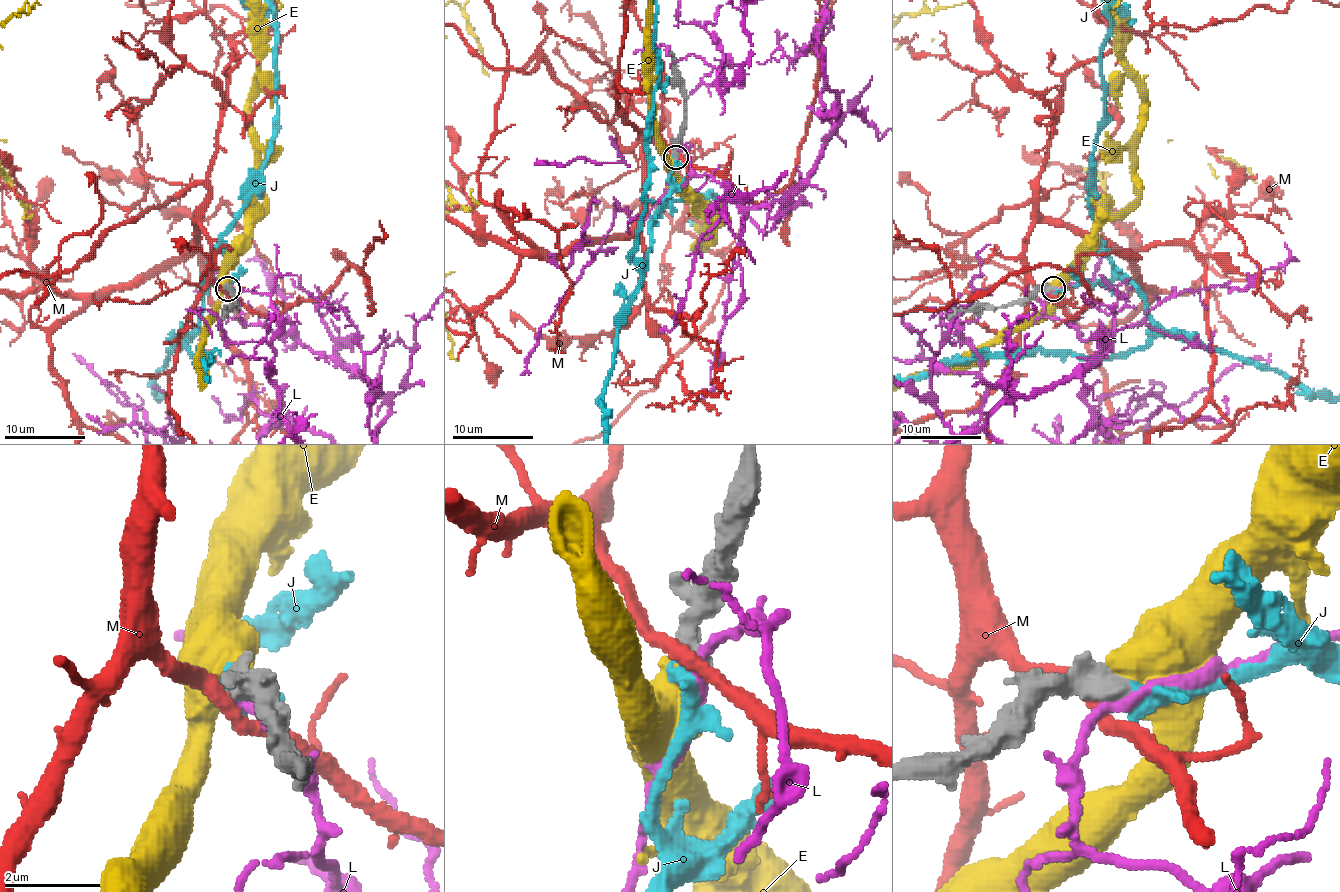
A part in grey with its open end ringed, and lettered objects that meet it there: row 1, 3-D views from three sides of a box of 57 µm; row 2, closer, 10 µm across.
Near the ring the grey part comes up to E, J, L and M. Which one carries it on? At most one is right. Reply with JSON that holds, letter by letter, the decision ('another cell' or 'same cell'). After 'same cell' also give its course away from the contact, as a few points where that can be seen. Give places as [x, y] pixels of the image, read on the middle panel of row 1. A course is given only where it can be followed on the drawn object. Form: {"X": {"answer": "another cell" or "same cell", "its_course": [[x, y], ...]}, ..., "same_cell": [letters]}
{"E": {"answer": "another cell"}, "J": {"answer": "same cell"}, "L": {"answer": "another cell"}, "M": {"answer": "another cell"}, "same_cell": ["J"]}

